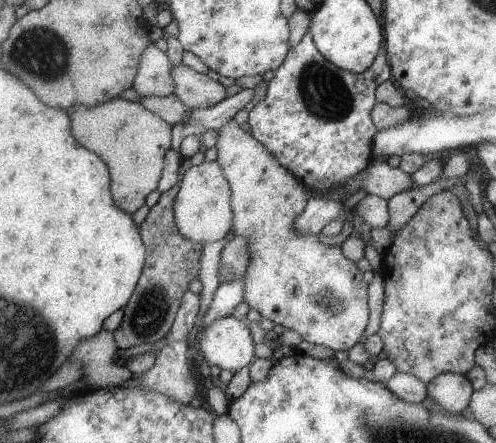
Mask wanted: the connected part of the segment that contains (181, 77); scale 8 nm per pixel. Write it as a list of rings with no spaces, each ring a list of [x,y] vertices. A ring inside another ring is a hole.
[[[172,64],[170,74],[174,80],[174,94],[191,110],[210,108],[228,97],[227,88],[219,81],[211,80],[185,64]]]

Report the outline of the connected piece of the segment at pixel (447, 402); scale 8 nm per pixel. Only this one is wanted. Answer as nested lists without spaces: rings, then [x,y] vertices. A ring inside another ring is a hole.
[[[446,372],[435,376],[426,384],[427,396],[432,398],[446,414],[467,413],[474,385],[464,374]]]

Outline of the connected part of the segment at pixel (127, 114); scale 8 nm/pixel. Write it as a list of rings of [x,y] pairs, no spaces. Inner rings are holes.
[[[115,98],[98,106],[75,105],[70,107],[73,130],[80,144],[98,153],[111,168],[113,194],[116,204],[134,214],[150,192],[157,190],[163,175],[167,152],[171,150],[172,127],[163,117],[144,108],[139,102]]]

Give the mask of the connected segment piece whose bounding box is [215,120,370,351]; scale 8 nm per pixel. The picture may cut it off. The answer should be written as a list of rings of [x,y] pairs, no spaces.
[[[234,120],[226,122],[215,132],[218,150],[217,163],[223,167],[228,180],[231,181],[231,206],[235,209],[235,224],[232,228],[234,236],[248,238],[250,262],[244,278],[244,301],[250,308],[258,310],[262,319],[280,324],[286,330],[294,330],[303,340],[313,344],[321,344],[332,350],[350,350],[360,340],[366,324],[368,324],[368,298],[366,284],[362,282],[362,272],[356,262],[348,260],[341,246],[328,246],[318,240],[317,235],[300,236],[292,228],[296,228],[296,216],[300,216],[306,208],[304,186],[295,176],[284,168],[272,156],[272,152],[249,132],[244,132]]]

